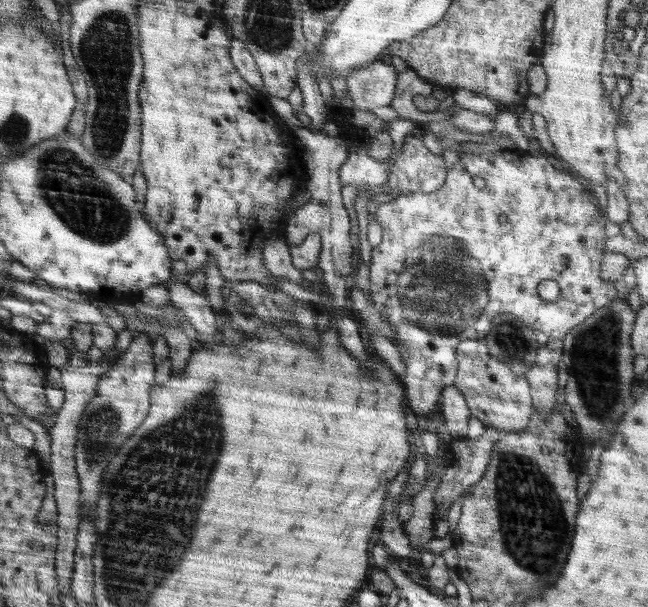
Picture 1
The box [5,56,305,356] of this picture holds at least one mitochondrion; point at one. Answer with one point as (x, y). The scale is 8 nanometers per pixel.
(75, 194)

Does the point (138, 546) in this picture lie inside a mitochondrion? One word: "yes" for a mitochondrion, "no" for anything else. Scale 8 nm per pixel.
yes

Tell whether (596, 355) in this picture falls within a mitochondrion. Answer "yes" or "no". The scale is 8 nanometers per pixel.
yes

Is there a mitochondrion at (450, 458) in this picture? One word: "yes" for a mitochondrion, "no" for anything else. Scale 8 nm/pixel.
no

